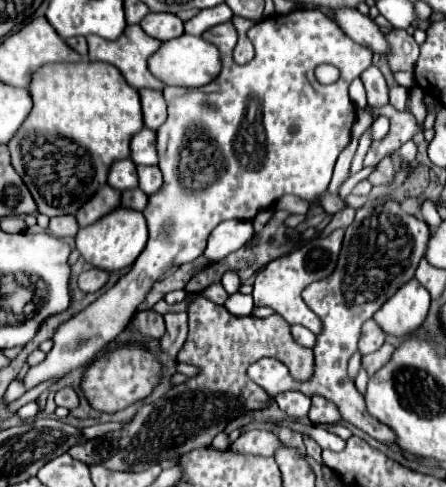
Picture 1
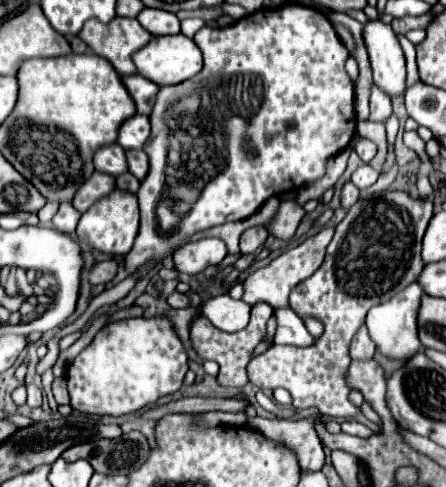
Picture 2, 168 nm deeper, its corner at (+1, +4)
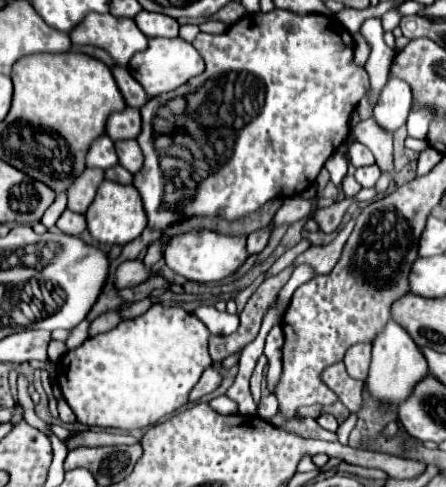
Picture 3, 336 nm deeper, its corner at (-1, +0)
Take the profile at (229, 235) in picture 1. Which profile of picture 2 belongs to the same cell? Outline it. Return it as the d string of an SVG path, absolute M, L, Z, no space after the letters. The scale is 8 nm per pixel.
M206 237L196 243L184 245L178 251L174 251L174 269L188 275L198 275L208 267L216 267L224 257L228 255L228 249L222 239Z

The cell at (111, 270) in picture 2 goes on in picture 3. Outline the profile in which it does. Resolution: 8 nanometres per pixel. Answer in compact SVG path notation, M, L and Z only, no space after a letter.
M124 261L122 265L118 265L116 275L114 275L114 287L122 289L122 287L134 287L142 281L146 281L152 273L148 273L142 265L142 261Z

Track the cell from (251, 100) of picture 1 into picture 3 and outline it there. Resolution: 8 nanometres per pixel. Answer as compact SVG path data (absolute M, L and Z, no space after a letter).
M274 9L270 13L250 13L244 15L244 19L236 21L226 33L222 35L208 35L208 33L198 33L194 39L194 47L204 59L204 77L200 77L204 95L190 95L190 85L184 85L180 91L164 93L158 97L152 97L146 107L142 107L142 135L138 135L138 145L144 153L144 167L134 175L134 187L138 189L146 215L148 215L148 227L164 233L170 225L180 223L190 217L220 217L224 221L236 221L242 219L254 211L258 211L266 201L274 197L294 197L306 191L314 179L318 177L320 169L328 161L328 157L348 141L348 123L354 113L354 107L358 101L364 97L364 93L370 87L368 73L364 67L354 65L354 51L352 51L352 35L338 23L336 17L326 17L326 15L298 15L292 11L284 9Z

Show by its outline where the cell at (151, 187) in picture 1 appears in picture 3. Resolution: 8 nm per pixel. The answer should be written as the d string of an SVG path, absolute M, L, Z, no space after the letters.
M128 139L128 141L122 141L122 143L116 143L116 147L118 147L120 165L124 169L128 169L132 175L138 173L142 169L142 163L144 163L144 157L142 157L142 151L140 151L138 143Z

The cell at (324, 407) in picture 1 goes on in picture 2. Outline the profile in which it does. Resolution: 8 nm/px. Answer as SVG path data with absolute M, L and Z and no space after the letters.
M318 415L300 419L300 421L254 417L254 419L248 419L248 425L264 433L268 439L274 439L280 445L292 447L296 451L300 469L318 471L324 467L324 459L326 459L324 449L314 431L314 421L318 419L320 419Z

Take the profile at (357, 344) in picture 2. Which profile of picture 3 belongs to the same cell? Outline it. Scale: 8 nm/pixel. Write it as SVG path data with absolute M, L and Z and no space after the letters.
M356 343L344 355L344 365L350 377L364 381L370 371L370 343Z

